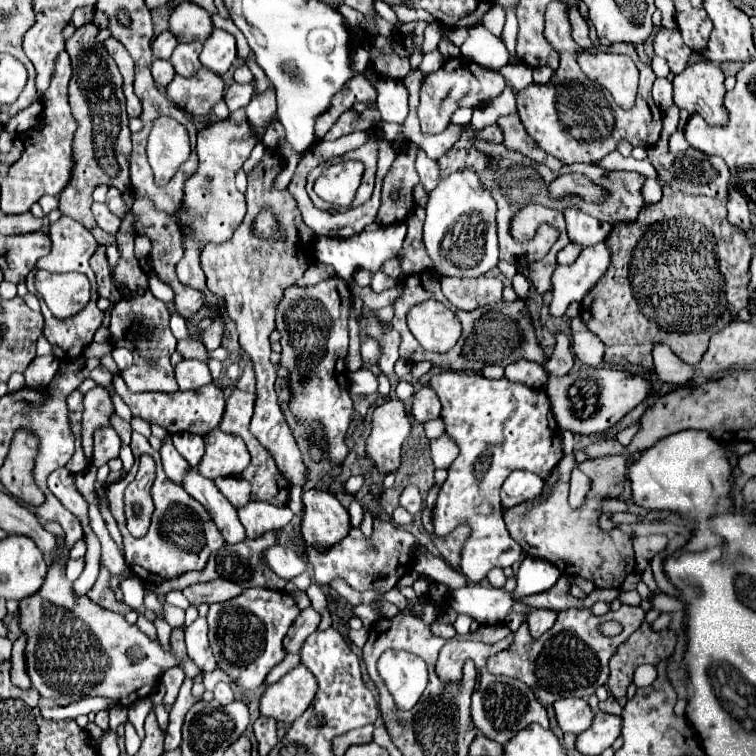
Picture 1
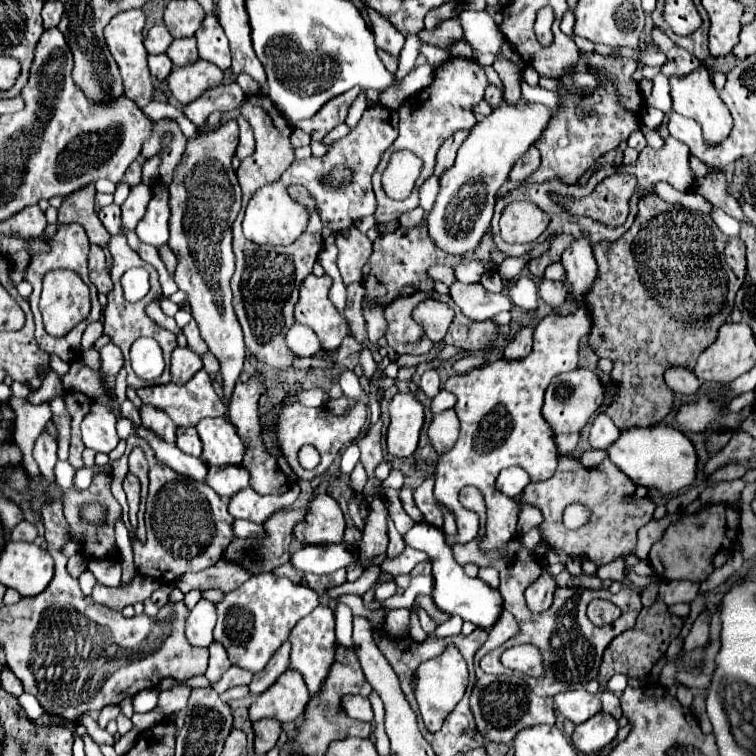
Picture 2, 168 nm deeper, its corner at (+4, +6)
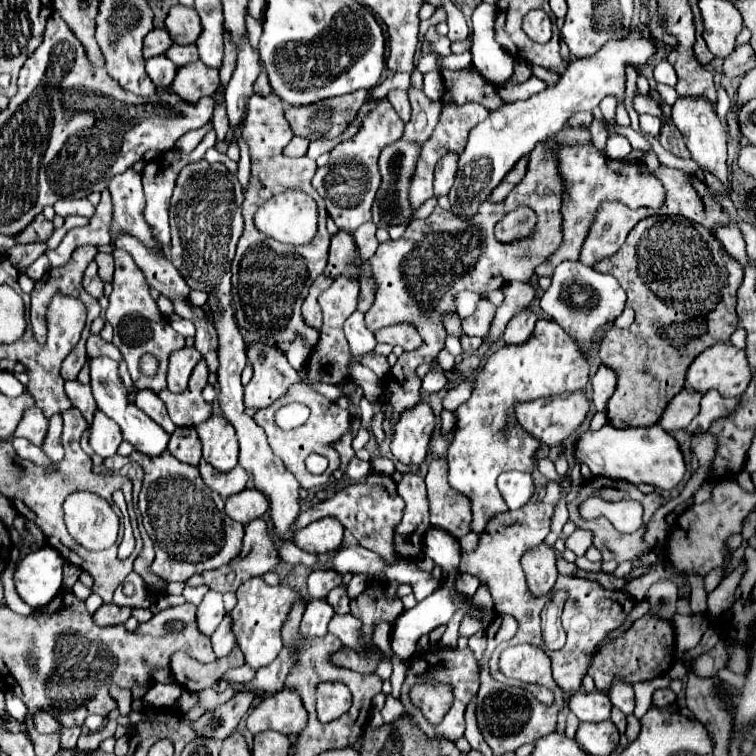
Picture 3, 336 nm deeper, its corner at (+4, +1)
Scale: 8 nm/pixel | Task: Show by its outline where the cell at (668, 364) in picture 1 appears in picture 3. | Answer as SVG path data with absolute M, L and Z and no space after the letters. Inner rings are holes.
M684 389L678 397L674 397L668 407L666 407L666 413L660 417L658 425L664 429L664 431L676 431L676 429L684 429L690 425L690 421L698 415L700 411L700 399L702 395L698 391L690 391L690 389Z

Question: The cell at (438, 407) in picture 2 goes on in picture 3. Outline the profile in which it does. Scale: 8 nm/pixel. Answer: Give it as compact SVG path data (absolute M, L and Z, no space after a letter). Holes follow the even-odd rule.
M468 379L468 381L462 381L460 385L452 387L446 397L444 397L444 409L448 411L456 411L462 403L466 403L472 395L472 389L474 389L474 381Z

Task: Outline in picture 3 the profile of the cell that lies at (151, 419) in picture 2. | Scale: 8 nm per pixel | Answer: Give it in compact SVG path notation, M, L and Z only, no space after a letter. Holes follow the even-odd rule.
M140 389L134 401L150 419L154 419L162 429L166 429L168 433L172 433L176 427L172 423L172 419L168 417L168 411L162 403L162 399L152 391L152 389Z

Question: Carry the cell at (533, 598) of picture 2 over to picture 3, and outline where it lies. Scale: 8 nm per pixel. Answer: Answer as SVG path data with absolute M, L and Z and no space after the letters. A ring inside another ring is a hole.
M542 541L538 547L526 551L526 555L522 557L522 567L528 587L530 591L534 591L534 595L546 595L554 587L558 577L554 547Z

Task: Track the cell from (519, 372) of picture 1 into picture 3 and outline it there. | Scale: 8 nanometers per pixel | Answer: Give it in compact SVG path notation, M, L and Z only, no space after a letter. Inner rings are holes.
M524 307L520 313L516 313L508 321L506 331L502 335L506 345L520 345L520 343L524 343L532 335L536 321L538 321L538 315L534 311L530 311L528 307Z

